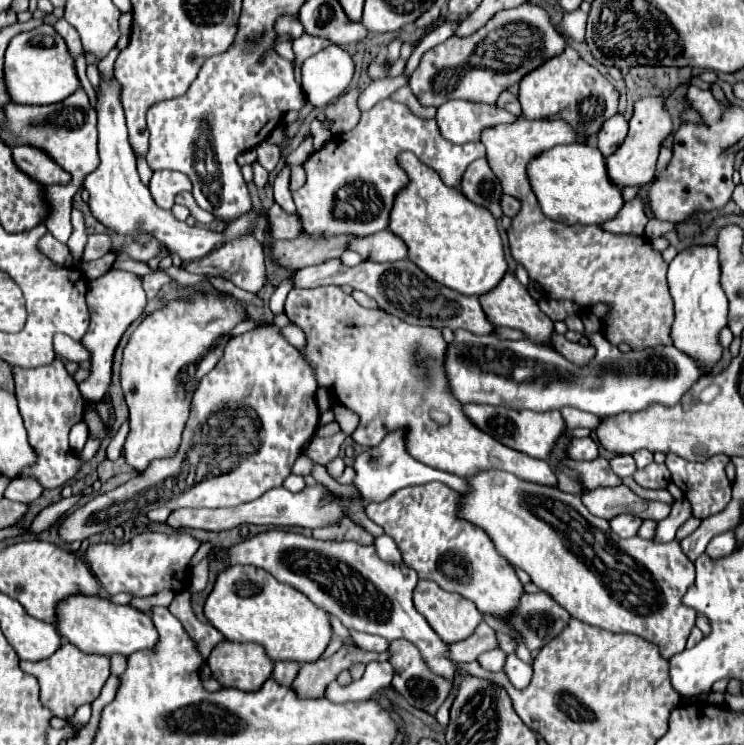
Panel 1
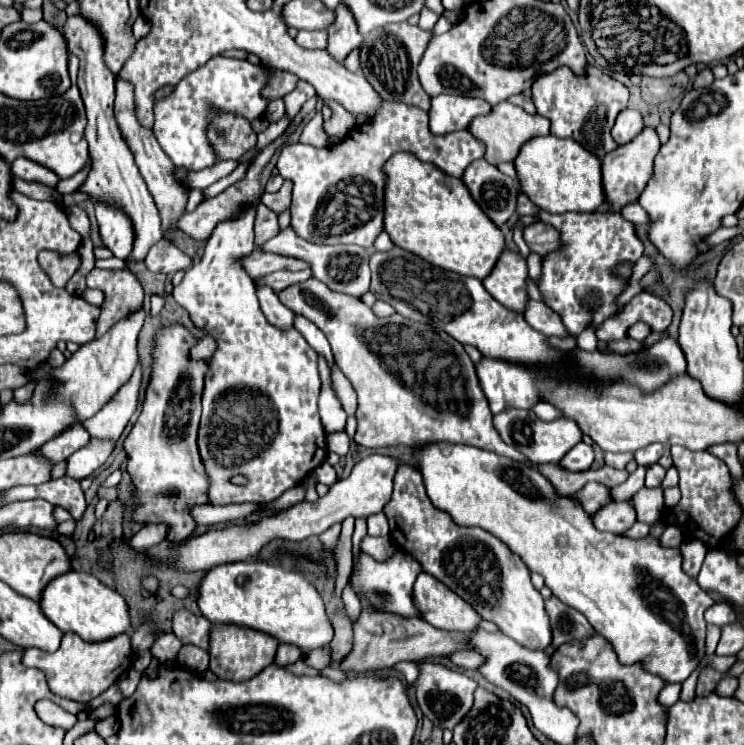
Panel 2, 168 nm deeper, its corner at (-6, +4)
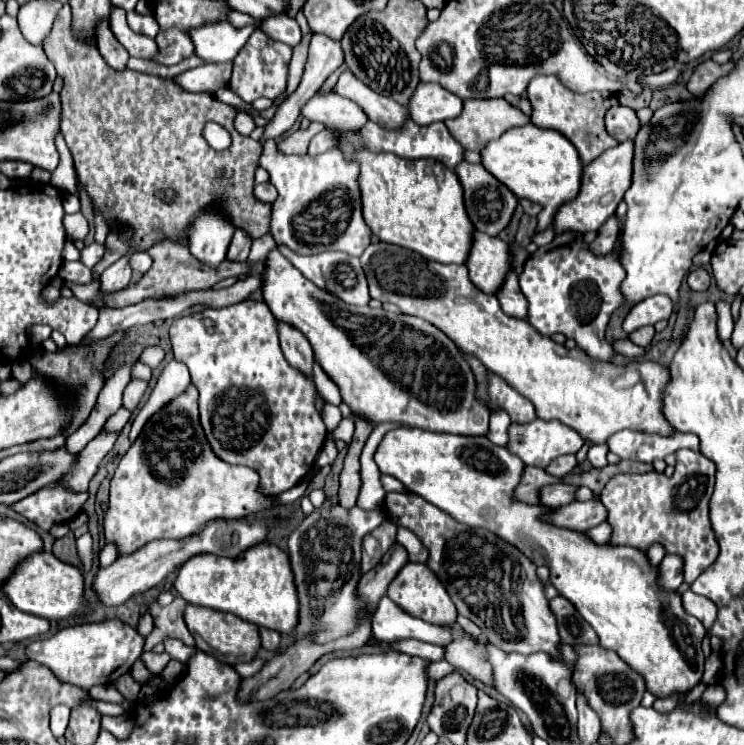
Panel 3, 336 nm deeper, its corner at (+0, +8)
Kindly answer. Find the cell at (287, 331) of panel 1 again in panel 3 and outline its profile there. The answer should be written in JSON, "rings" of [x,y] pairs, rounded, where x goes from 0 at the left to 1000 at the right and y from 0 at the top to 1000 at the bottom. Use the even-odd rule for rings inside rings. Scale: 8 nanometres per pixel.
{"rings":[[[435,541],[433,552],[433,562],[441,579],[449,579],[461,562],[457,549],[444,541]]]}

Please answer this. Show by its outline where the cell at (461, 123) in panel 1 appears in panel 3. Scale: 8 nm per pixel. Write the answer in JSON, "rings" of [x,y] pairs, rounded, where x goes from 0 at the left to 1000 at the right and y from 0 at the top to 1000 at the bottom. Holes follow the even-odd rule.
{"rings":[[[565,111],[551,133],[551,154],[562,168],[610,160],[621,152],[624,136],[586,111]]]}

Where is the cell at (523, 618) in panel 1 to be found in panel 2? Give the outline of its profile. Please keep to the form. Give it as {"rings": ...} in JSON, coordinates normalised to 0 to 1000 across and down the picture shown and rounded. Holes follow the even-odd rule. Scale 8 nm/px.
{"rings":[[[739,801],[734,807],[734,823],[739,826],[739,834],[742,834],[742,852],[745,852],[742,866],[745,868],[753,868],[755,863],[763,863],[772,858],[785,860],[798,852],[798,844],[793,842],[790,831],[782,823],[772,820],[769,815],[758,812],[747,801]]]}

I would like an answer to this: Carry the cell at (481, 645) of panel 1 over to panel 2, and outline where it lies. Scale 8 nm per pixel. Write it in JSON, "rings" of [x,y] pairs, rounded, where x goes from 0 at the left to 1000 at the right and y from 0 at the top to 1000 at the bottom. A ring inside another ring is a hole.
{"rings":[[[485,801],[484,808],[484,831],[481,839],[476,839],[476,877],[470,877],[470,882],[460,887],[460,901],[497,903],[511,895],[527,895],[538,887],[567,887],[581,879],[599,882],[608,874],[626,871],[626,855],[632,855],[632,850],[602,850],[594,844],[583,844],[562,828],[538,828],[519,820],[505,820],[491,801]]]}

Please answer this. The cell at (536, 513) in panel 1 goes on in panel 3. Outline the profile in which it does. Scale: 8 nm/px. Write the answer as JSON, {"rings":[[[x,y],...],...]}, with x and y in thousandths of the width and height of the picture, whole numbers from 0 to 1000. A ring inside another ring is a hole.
{"rings":[[[535,573],[516,584],[503,608],[503,619],[513,635],[538,643],[546,656],[570,667],[575,675],[586,678],[608,697],[634,707],[656,710],[680,729],[694,732],[694,737],[699,737],[718,758],[734,758],[739,764],[739,783],[747,788],[747,793],[758,804],[763,804],[774,815],[774,820],[780,820],[780,826],[796,839],[812,871],[828,874],[836,887],[841,887],[852,901],[866,909],[874,930],[879,930],[882,936],[898,936],[906,928],[919,930],[941,917],[946,901],[944,858],[949,852],[949,844],[935,828],[922,823],[914,796],[898,793],[884,785],[887,764],[871,753],[868,742],[860,742],[858,737],[849,737],[844,732],[801,732],[796,723],[790,723],[790,718],[780,713],[739,705],[731,697],[742,689],[739,681],[694,672],[691,656],[702,643],[704,619],[688,611],[680,600],[664,597],[653,587],[621,587],[554,573]]]}

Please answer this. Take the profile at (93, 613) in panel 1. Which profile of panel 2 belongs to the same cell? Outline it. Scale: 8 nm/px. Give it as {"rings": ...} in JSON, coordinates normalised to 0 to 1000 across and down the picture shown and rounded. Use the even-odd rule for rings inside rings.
{"rings":[[[91,766],[59,788],[51,807],[56,823],[86,850],[105,850],[113,860],[142,860],[161,850],[177,850],[169,807],[148,788],[134,783],[126,772],[113,766]]]}

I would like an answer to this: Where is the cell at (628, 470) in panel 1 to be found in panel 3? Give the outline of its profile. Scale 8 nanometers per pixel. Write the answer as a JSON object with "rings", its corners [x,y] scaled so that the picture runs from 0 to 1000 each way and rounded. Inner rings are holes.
{"rings":[[[796,597],[793,605],[790,605],[790,616],[793,616],[793,621],[796,621],[798,627],[812,627],[812,624],[817,624],[815,611],[817,611],[817,600],[815,600],[815,597]]]}

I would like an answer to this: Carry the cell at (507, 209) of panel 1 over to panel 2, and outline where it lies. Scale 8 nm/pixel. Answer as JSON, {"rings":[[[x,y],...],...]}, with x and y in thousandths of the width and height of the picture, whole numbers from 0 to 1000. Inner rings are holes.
{"rings":[[[699,259],[699,264],[696,264],[696,281],[694,283],[699,289],[720,289],[723,286],[723,278],[704,259]]]}

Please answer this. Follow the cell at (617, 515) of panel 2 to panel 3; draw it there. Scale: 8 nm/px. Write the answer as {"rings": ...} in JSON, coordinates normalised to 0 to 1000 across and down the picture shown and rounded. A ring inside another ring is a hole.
{"rings":[[[769,672],[758,681],[745,683],[737,694],[745,705],[772,710],[772,713],[790,713],[817,697],[817,686],[812,683],[809,672]]]}

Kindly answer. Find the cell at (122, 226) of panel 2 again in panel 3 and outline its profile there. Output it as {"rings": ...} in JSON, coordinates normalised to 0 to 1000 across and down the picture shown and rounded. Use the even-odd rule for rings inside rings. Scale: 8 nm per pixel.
{"rings":[[[124,326],[124,329],[118,329],[118,332],[113,332],[110,334],[110,353],[118,358],[118,361],[124,361],[134,348],[137,348],[137,342],[140,342],[140,337],[142,337],[142,329],[140,326]]]}

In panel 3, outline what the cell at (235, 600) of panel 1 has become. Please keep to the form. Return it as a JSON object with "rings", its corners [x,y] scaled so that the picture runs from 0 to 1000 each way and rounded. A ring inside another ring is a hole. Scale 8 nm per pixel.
{"rings":[[[349,729],[317,750],[288,745],[266,745],[253,750],[242,761],[234,788],[242,801],[258,812],[315,823],[336,836],[344,836],[347,842],[392,852],[401,839],[403,807],[390,761],[390,750],[379,737],[363,729]]]}

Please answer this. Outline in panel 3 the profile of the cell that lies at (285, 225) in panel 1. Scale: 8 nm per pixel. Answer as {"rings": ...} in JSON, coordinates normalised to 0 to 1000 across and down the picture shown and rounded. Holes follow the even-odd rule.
{"rings":[[[317,307],[312,326],[306,332],[306,348],[331,350],[336,332],[339,332],[339,318],[333,318],[333,313],[328,313],[328,307]]]}

